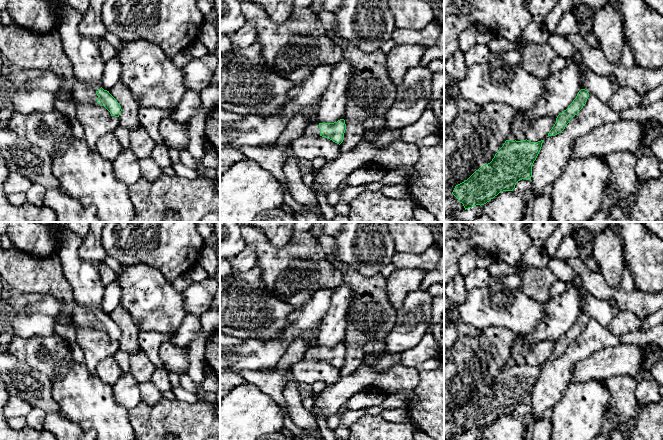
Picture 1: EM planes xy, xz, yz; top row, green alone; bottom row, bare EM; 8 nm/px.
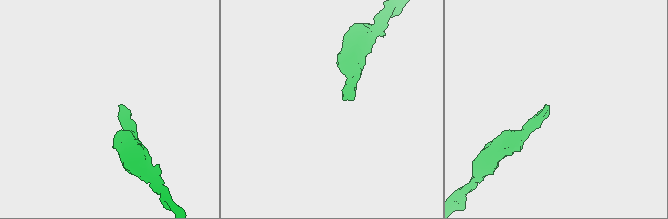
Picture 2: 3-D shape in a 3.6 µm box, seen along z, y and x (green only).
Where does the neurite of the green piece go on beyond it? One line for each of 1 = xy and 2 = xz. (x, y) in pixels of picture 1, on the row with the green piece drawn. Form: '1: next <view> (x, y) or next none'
1: next xy (84, 93)
2: next xz (312, 130)

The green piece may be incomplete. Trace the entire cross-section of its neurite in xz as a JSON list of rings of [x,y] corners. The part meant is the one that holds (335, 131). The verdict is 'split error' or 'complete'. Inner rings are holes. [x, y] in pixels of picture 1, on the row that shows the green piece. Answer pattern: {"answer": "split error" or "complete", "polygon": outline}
{"answer": "split error", "polygon": [[[340,119],[334,123],[311,124],[308,127],[306,127],[304,135],[326,137],[340,145],[344,140],[345,130],[346,130],[345,120]]]}

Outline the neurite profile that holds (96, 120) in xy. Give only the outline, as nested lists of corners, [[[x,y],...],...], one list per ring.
[[[74,97],[69,101],[75,104],[76,119],[83,126],[85,141],[91,149],[96,148],[101,136],[113,133],[119,126],[119,117],[112,116],[104,106],[98,103],[80,103]]]

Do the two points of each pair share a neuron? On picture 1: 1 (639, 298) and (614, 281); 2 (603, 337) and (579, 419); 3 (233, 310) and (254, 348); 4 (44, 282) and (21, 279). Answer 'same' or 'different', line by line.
1: different
2: different
3: different
4: same

